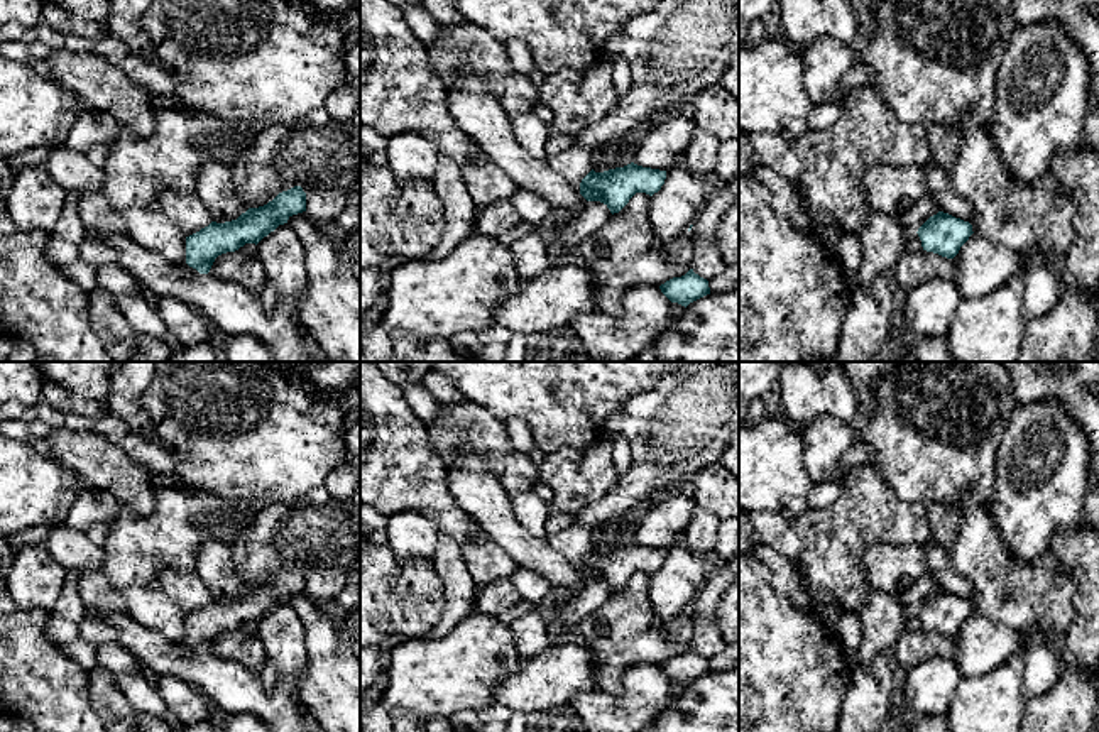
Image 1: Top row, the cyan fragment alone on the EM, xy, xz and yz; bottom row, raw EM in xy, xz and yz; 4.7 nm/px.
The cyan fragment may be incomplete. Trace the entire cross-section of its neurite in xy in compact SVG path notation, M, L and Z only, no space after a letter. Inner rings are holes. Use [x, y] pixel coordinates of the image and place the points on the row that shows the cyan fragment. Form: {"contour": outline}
{"contour": "M294 186L279 193L272 201L259 208L249 208L237 220L211 221L200 232L186 237L186 262L176 265L179 274L208 274L215 259L235 252L245 243L259 243L293 215L306 211L306 193Z"}

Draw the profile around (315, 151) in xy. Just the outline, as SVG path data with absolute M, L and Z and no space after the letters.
M314 108L289 123L260 127L254 144L230 169L235 191L249 208L264 206L294 186L306 194L320 189L348 193L360 181L360 135L350 122L338 122L325 108Z

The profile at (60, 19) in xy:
M44 0L42 22L64 36L95 39L101 34L100 24L85 22L51 0Z

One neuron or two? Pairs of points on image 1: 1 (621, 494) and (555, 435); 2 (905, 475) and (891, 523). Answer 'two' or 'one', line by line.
1: two
2: two

